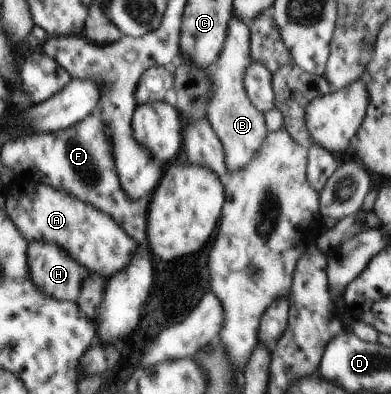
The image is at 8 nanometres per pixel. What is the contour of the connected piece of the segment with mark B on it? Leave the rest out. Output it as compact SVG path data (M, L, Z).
M234 17L229 22L227 37L220 55L220 64L211 80L211 98L207 105L207 118L216 136L222 141L225 150L227 176L248 164L266 138L265 113L260 112L246 92L243 76L246 67L252 62L249 47L249 22Z

